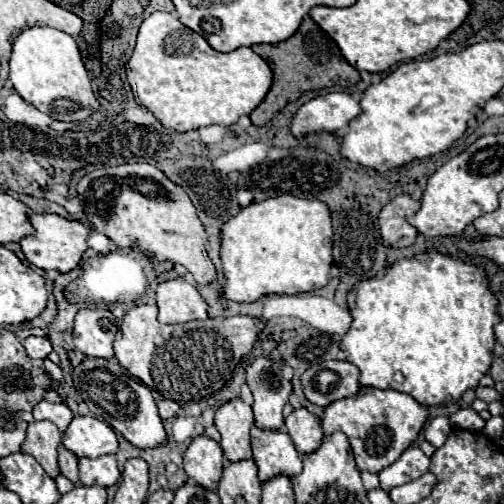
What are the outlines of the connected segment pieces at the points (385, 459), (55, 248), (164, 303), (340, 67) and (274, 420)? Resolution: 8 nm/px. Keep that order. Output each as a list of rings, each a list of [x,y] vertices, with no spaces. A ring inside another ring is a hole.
[[[362,387],[356,395],[334,401],[324,411],[324,433],[342,431],[348,435],[354,459],[360,471],[378,473],[392,465],[404,449],[408,449],[428,421],[428,407],[420,405],[412,395],[394,389],[374,389]]]
[[[32,215],[30,223],[34,225],[36,233],[22,237],[20,245],[26,255],[26,259],[44,269],[44,271],[58,271],[58,273],[68,273],[76,269],[80,263],[84,251],[88,249],[88,237],[90,237],[90,227],[82,221],[76,219],[66,219],[60,215]]]
[[[170,279],[158,283],[156,301],[160,309],[160,323],[186,323],[194,319],[208,319],[208,305],[190,281]]]
[[[306,15],[300,29],[286,41],[276,45],[254,45],[254,53],[258,53],[272,69],[274,83],[264,97],[264,101],[250,113],[254,125],[266,125],[274,113],[278,113],[286,103],[296,101],[306,91],[316,91],[332,85],[352,87],[360,81],[360,73],[342,57],[336,43]]]
[[[258,357],[246,367],[246,381],[248,387],[252,389],[254,395],[254,421],[262,429],[282,429],[282,409],[288,403],[288,397],[292,393],[292,383],[282,377],[282,359],[272,359],[272,357]]]

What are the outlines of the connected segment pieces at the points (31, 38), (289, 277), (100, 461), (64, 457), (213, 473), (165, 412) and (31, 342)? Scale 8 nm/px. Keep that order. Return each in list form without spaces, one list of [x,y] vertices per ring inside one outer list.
[[[30,27],[16,37],[10,55],[10,81],[26,103],[58,121],[82,121],[100,107],[76,41],[54,27]]]
[[[276,195],[244,207],[222,227],[222,265],[226,299],[252,303],[262,295],[296,295],[322,289],[332,267],[332,215],[316,199]]]
[[[104,455],[96,459],[82,457],[80,459],[80,481],[82,485],[100,485],[110,487],[118,481],[120,469],[116,465],[114,455]]]
[[[64,445],[58,449],[58,463],[60,463],[60,473],[66,475],[70,481],[78,483],[78,457],[74,453],[68,453]]]
[[[206,435],[194,437],[188,449],[184,451],[184,471],[194,483],[206,489],[218,487],[218,481],[222,477],[222,463],[224,463],[222,447],[218,445],[218,441]]]
[[[156,395],[156,405],[158,405],[158,411],[160,411],[160,417],[162,417],[162,419],[174,417],[174,415],[178,413],[178,409],[180,409],[180,405],[178,405],[176,401],[164,399],[164,397],[160,397],[160,395]]]
[[[28,337],[24,341],[24,349],[32,359],[46,359],[52,351],[52,343],[48,337]]]

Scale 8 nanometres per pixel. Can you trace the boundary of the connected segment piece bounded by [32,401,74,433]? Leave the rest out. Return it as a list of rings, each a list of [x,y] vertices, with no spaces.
[[[40,401],[36,407],[34,407],[34,419],[36,421],[42,421],[42,419],[48,419],[52,423],[58,425],[58,429],[64,433],[64,429],[68,429],[68,425],[72,423],[72,409],[64,403],[48,403],[48,401]]]

